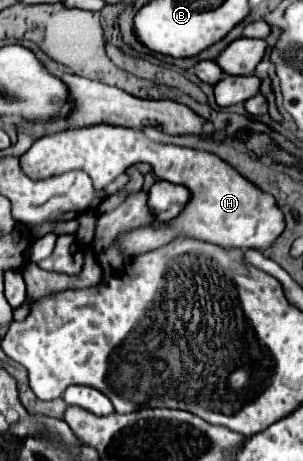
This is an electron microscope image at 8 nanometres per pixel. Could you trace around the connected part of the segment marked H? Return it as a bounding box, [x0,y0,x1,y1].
[21,125,285,255]

